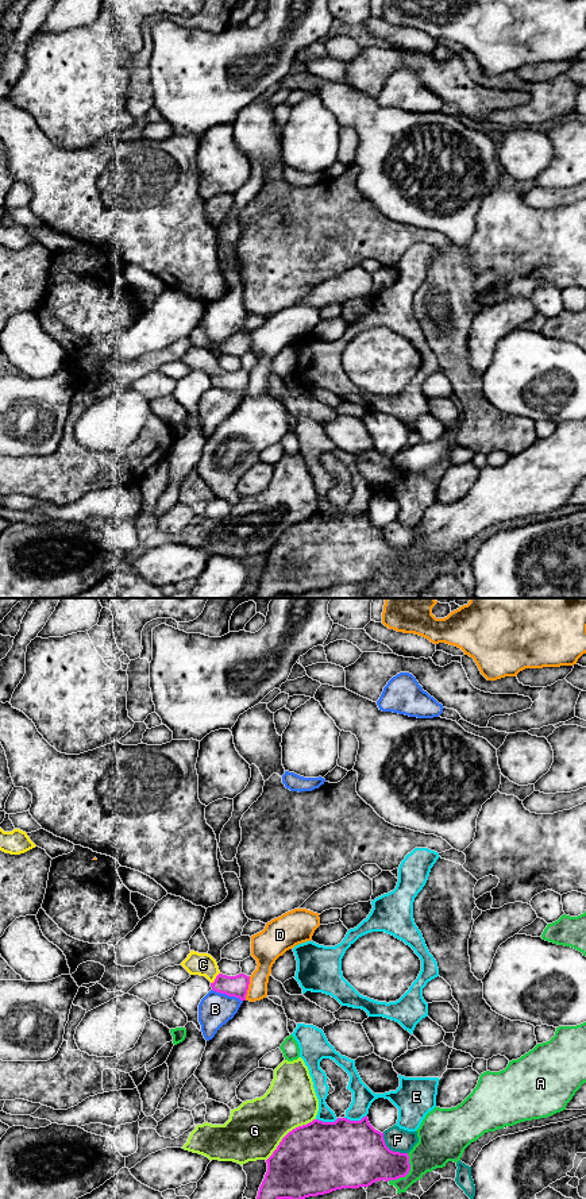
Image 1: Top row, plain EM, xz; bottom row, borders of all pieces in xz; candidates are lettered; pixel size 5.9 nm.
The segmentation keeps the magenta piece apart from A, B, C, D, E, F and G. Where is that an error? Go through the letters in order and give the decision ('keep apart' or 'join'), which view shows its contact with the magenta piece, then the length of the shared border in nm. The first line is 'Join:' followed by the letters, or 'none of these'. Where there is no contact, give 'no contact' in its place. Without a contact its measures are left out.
Join: C
A: keep apart; meets magenta in xz; contact 200 nm long
B: keep apart; meets magenta in xz; contact 200 nm long
C: join; meets magenta in xz; contact 90 nm long
D: keep apart; meets magenta in xz; contact 150 nm long
E: keep apart; meets magenta in xz; contact 140 nm long
F: keep apart; meets magenta in xz; contact 200 nm long
G: keep apart; meets magenta in xz; contact 380 nm long

